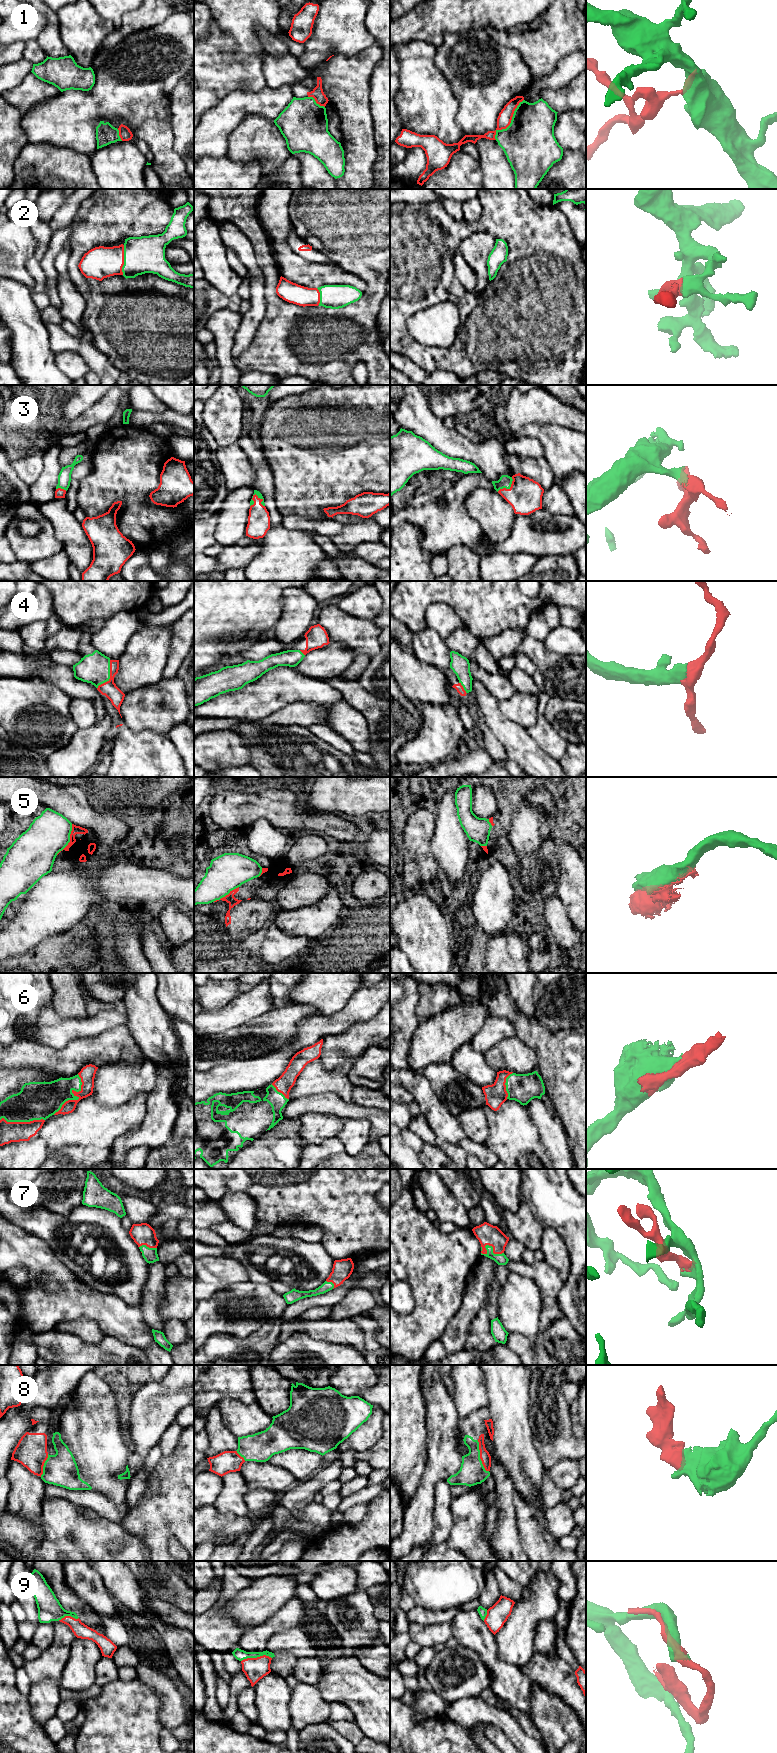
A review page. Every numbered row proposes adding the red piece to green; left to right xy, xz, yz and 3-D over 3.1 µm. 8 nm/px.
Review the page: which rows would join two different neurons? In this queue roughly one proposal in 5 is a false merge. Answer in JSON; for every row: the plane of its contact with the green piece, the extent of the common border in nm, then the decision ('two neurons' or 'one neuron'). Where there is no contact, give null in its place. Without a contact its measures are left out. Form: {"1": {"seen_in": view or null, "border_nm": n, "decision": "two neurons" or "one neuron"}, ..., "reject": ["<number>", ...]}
{"1": {"seen_in": "yz", "border_nm": 400, "decision": "two neurons"}, "2": {"seen_in": "xy", "border_nm": 240, "decision": "one neuron"}, "3": {"seen_in": "xz", "border_nm": 140, "decision": "one neuron"}, "4": {"seen_in": "xy", "border_nm": 260, "decision": "one neuron"}, "5": {"seen_in": "xy", "border_nm": 280, "decision": "two neurons"}, "6": {"seen_in": "xy", "border_nm": 380, "decision": "one neuron"}, "7": {"seen_in": "yz", "border_nm": 190, "decision": "one neuron"}, "8": {"seen_in": "yz", "border_nm": 280, "decision": "one neuron"}, "9": {"seen_in": "xz", "border_nm": 260, "decision": "one neuron"}, "reject": ["1", "5"]}

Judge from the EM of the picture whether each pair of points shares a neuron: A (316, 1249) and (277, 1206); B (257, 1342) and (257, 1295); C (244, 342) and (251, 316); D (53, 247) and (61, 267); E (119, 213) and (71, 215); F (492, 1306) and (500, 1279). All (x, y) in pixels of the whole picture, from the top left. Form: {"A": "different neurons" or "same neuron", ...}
{"A": "different neurons", "B": "different neurons", "C": "same neuron", "D": "different neurons", "E": "different neurons", "F": "same neuron"}

